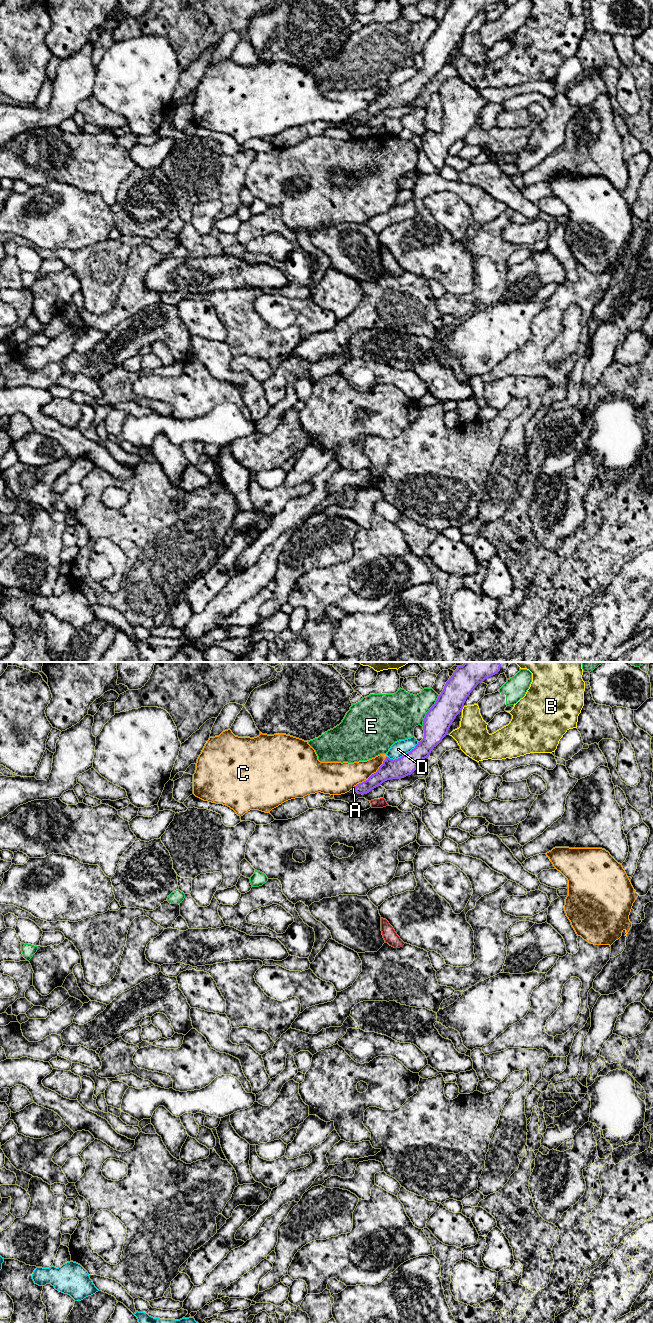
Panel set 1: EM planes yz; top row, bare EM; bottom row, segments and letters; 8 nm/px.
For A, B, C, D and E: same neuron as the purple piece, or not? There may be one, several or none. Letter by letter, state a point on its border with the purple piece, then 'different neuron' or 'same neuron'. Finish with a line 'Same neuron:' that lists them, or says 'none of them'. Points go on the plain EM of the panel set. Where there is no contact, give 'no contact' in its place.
A: yz (355, 116) | same neuron
B: yz (462, 36) | different neuron
C: yz (374, 101) | different neuron
D: yz (404, 82) | different neuron
E: yz (429, 38) | different neuron
Same neuron: A

